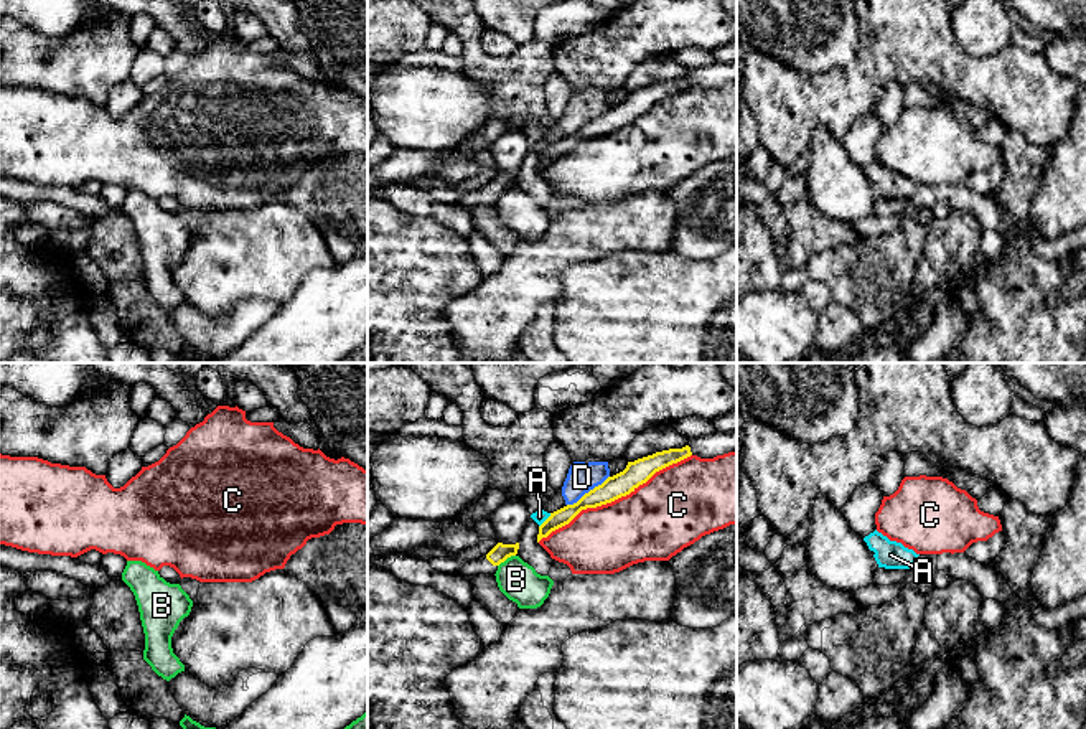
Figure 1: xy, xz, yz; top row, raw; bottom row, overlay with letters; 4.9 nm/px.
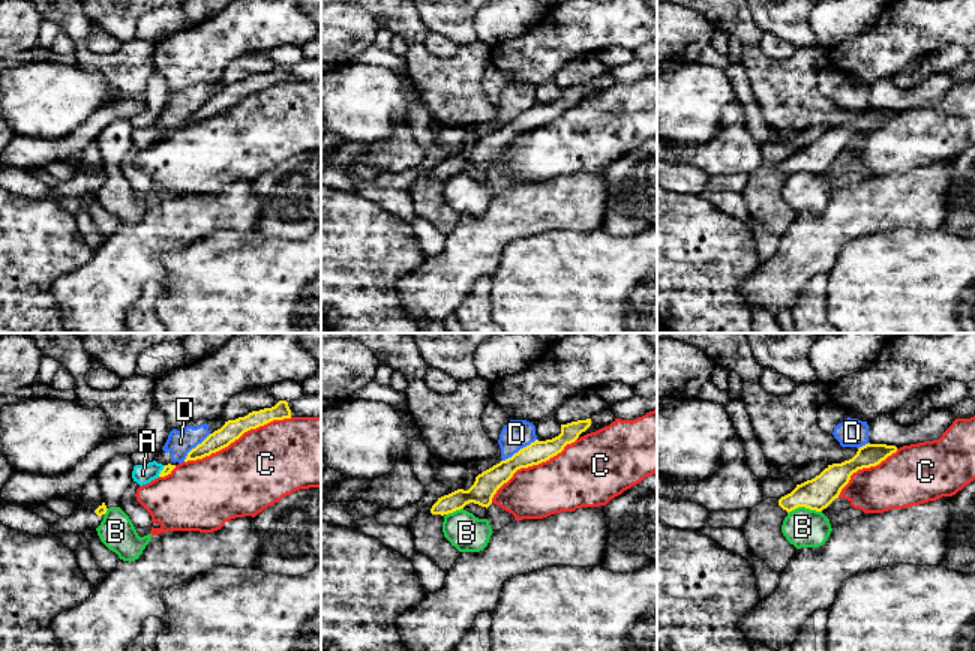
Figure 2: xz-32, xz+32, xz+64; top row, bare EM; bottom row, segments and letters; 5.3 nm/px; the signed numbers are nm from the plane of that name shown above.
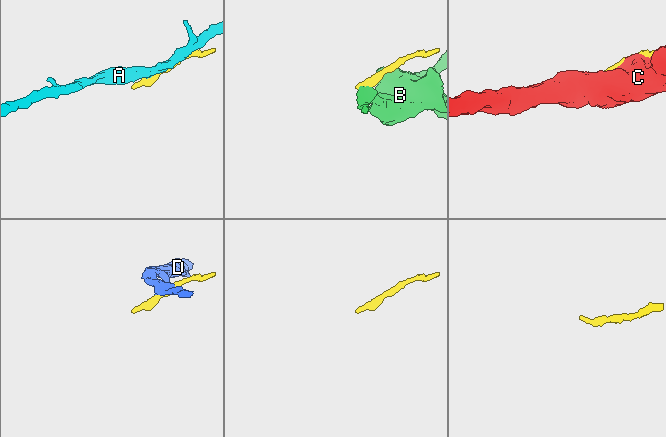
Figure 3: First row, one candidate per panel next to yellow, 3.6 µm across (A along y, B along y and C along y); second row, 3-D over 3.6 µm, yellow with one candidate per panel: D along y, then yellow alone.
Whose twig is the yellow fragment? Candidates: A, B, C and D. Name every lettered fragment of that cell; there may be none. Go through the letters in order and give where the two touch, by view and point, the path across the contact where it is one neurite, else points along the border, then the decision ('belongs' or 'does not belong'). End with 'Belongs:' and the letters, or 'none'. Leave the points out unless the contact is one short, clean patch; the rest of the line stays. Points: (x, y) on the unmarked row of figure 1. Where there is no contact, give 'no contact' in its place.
A: xz (546, 150) | along xz (551, 144), (539, 157) | does not belong
B: xz (506, 188) | along xz (514, 185), (498, 197) | does not belong
C: xz (613, 131) | does not belong
D: xz (589, 122) | along xz (608, 106), (567, 136) | does not belong
Belongs: none

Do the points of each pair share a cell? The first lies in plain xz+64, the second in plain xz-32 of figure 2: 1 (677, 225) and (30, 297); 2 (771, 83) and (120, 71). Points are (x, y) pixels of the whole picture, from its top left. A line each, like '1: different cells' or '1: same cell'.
1: same cell
2: same cell

